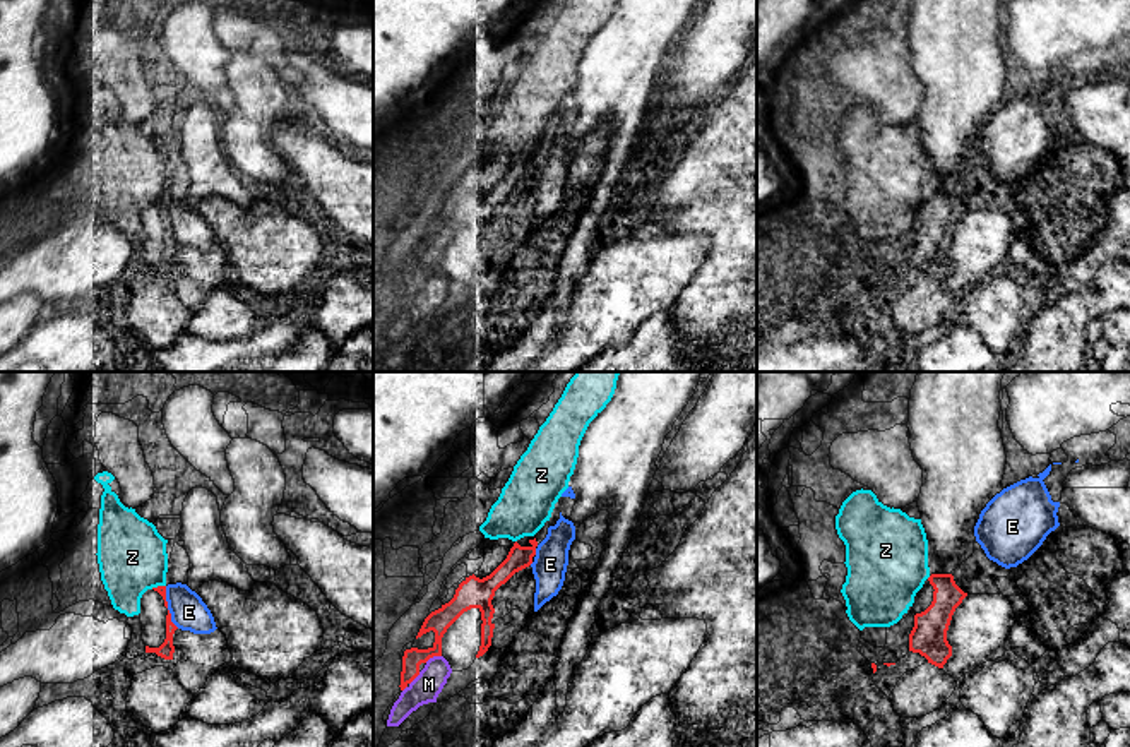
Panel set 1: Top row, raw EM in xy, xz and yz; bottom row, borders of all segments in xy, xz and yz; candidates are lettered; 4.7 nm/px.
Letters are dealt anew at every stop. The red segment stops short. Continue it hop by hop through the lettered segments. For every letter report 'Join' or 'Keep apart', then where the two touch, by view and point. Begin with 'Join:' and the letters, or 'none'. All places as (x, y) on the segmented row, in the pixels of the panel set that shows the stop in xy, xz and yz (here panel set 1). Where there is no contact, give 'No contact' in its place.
Join: none
E: Keep apart. Touches red at xy (166, 607)
M: Keep apart. Touches red at xz (432, 657)
Z: Keep apart. Touches red at xy (158, 586)

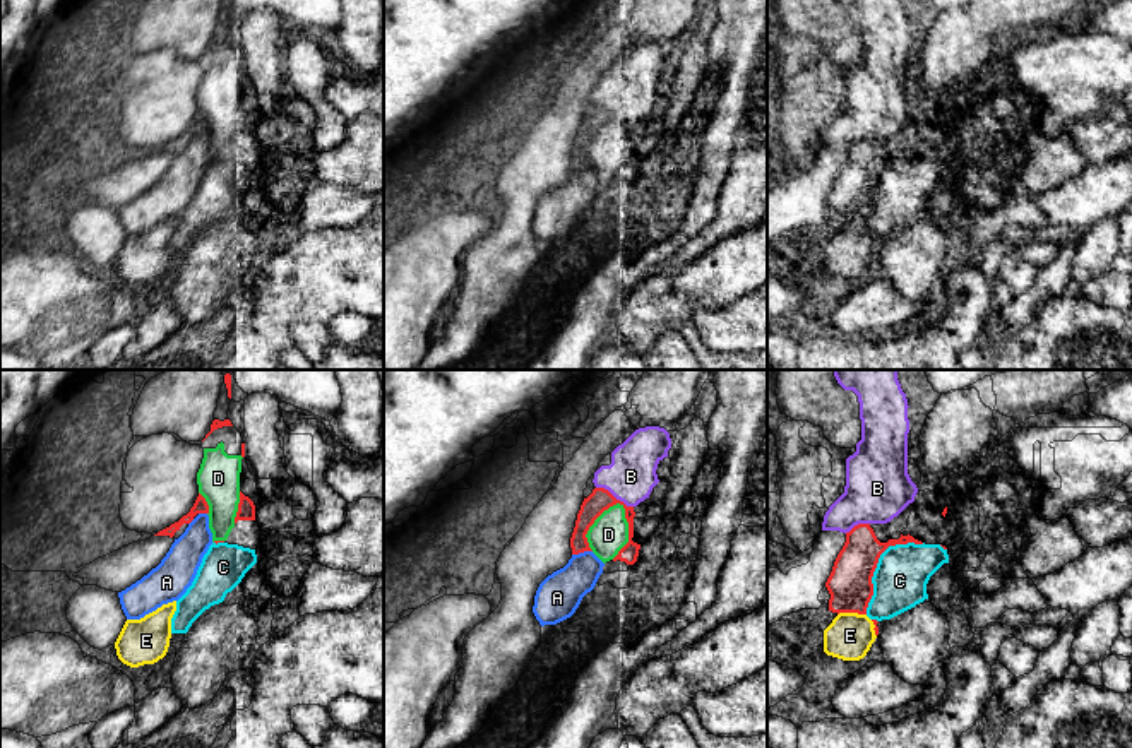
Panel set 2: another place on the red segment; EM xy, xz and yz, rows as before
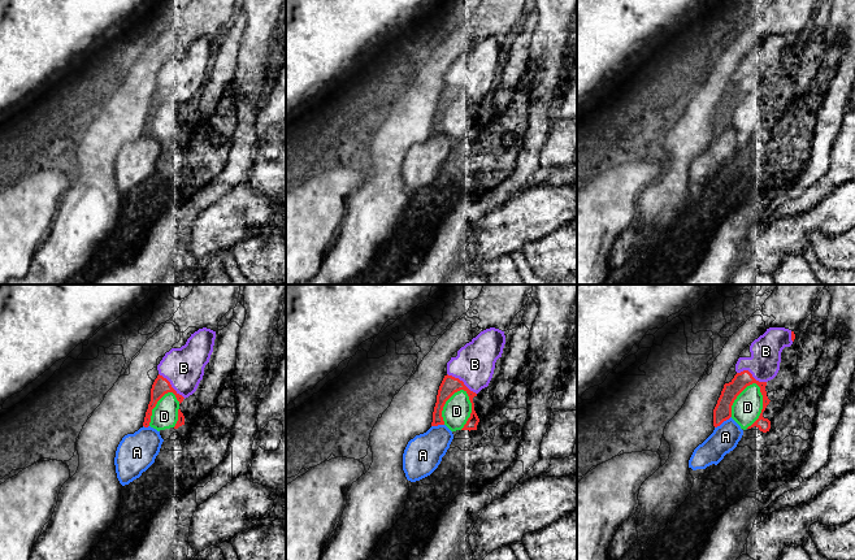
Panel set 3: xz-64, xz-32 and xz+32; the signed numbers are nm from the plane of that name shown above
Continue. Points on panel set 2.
Join: none
A: Keep apart. Touches red at xz (581, 552)
B: Keep apart. Touches red at xz (613, 497)
C: Keep apart. Touches red at yz (877, 562)
D: Keep apart. Touches red at xz (629, 531)
E: Keep apart. Touches red at yz (851, 611)

